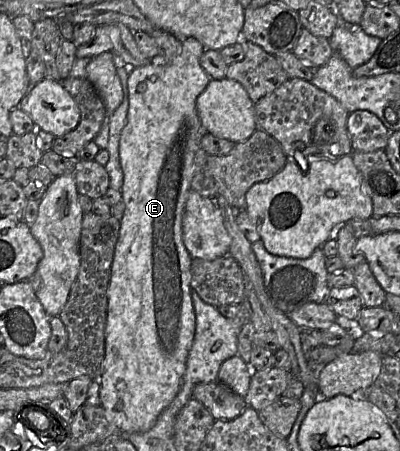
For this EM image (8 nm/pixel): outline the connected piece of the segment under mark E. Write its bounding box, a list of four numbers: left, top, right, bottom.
[97,37,212,435]

